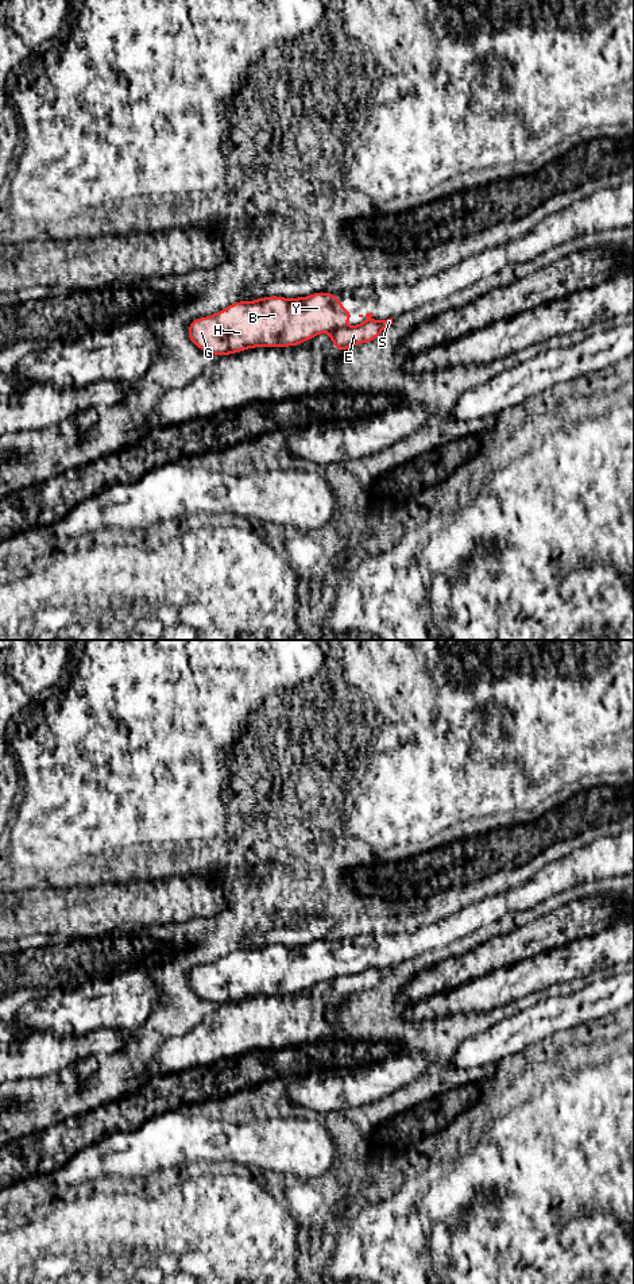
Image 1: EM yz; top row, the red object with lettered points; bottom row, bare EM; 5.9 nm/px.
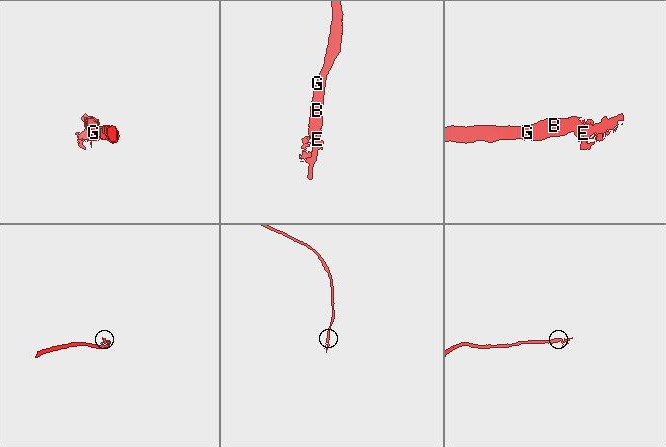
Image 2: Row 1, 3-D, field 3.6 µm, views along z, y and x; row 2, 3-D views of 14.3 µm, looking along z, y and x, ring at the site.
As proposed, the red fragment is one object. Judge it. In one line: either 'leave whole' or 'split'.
split

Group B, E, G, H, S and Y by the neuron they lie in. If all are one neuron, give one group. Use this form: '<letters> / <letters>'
B G H Y / E S

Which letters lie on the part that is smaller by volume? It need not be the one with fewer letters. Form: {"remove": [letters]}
{"remove": ["E", "S"]}

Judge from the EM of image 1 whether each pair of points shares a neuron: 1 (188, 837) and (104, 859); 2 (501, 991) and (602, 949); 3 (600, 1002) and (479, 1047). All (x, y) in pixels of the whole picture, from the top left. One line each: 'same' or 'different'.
1: same
2: same
3: same

